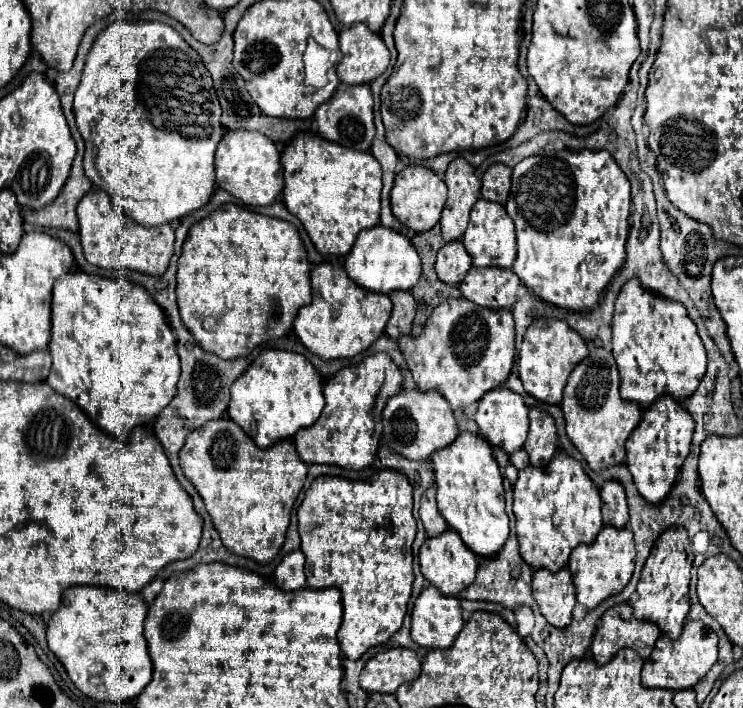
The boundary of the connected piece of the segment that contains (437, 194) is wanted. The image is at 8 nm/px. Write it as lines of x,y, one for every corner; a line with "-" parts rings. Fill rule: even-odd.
406,166
402,172
396,174
392,192
390,192
390,206
394,218
398,218
404,226
408,226
414,232
426,232
430,230
438,220
440,212
446,202
446,186
436,172
424,166

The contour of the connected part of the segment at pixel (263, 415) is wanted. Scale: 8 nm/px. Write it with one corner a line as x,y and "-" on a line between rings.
262,350
246,372
232,384
230,392
228,416
260,448
268,448
280,438
292,438
300,428
310,426
324,406
322,376
302,354
286,350

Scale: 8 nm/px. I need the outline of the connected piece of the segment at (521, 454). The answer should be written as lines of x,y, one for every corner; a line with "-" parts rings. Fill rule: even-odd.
520,448
520,450
512,452
512,454
510,454
510,464
514,464
514,466
516,466
518,470
526,468
526,466
530,464
530,460
528,460
528,454
526,454
526,450
524,450
524,448

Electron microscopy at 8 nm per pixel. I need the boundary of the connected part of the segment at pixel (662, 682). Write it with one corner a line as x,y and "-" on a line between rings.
688,620
680,638
672,640
668,636
660,636
652,654
644,660
642,668
642,684
646,688
668,688
668,690
684,690
692,688
698,680
702,680
708,670
718,660
718,636
704,622

